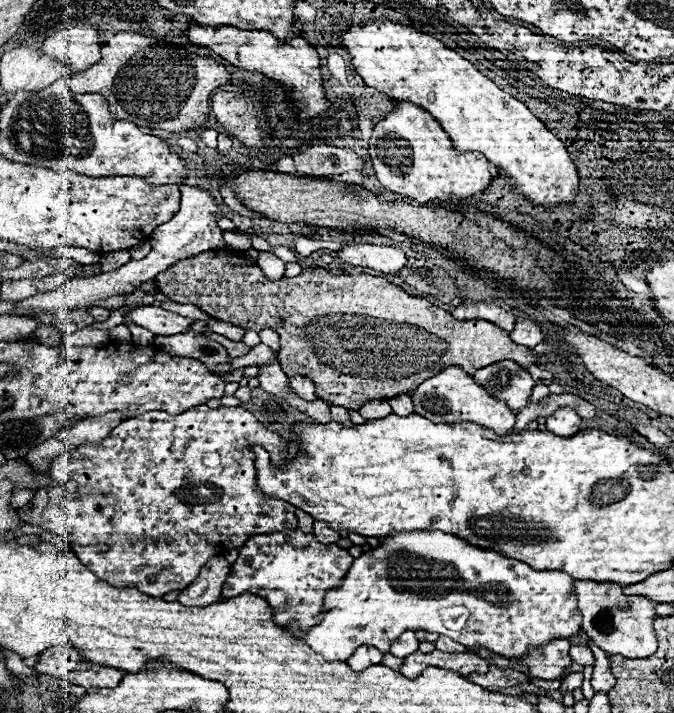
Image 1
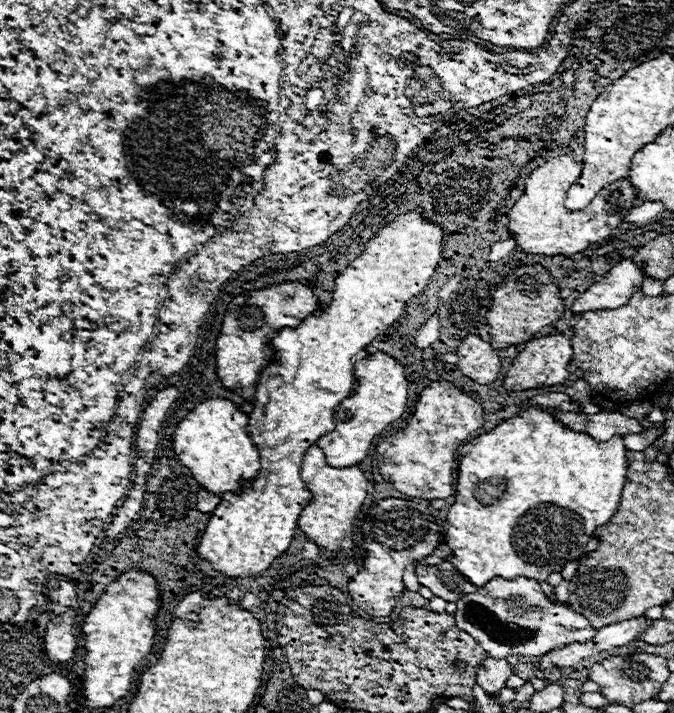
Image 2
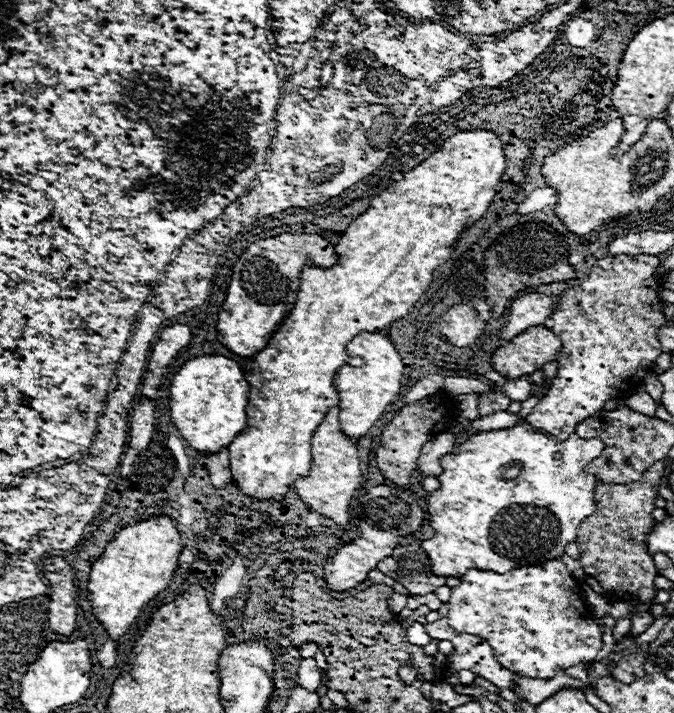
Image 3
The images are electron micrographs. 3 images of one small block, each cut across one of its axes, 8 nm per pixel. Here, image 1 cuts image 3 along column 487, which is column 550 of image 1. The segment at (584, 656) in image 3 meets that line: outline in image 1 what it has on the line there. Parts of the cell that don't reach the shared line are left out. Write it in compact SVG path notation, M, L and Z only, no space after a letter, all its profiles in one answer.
M396 532L394 536L388 536L384 540L380 540L378 548L370 550L370 552L364 552L360 558L354 558L348 574L344 576L342 584L328 590L326 592L326 598L324 598L324 606L322 606L322 622L312 626L310 630L302 632L300 630L300 624L298 620L290 620L286 624L286 628L298 638L302 640L304 644L308 644L314 652L320 652L326 660L340 660L344 662L346 658L350 658L358 646L376 646L380 648L382 652L388 652L392 640L398 640L402 632L406 630L426 630L426 632L436 632L440 636L448 636L460 644L464 644L466 648L472 648L476 644L482 644L484 648L492 650L494 654L498 656L504 656L504 658L516 658L516 656L524 656L528 652L528 646L542 646L542 644L548 644L550 640L556 640L556 638L574 638L580 634L580 624L582 624L582 616L578 612L578 606L576 606L576 596L572 592L572 578L560 570L532 570L528 564L520 562L520 560L512 560L512 558L506 558L498 552L492 552L492 550L484 550L484 548L476 548L472 544L468 544L466 540L460 540L458 536L452 536L452 534L444 534L444 532Z

